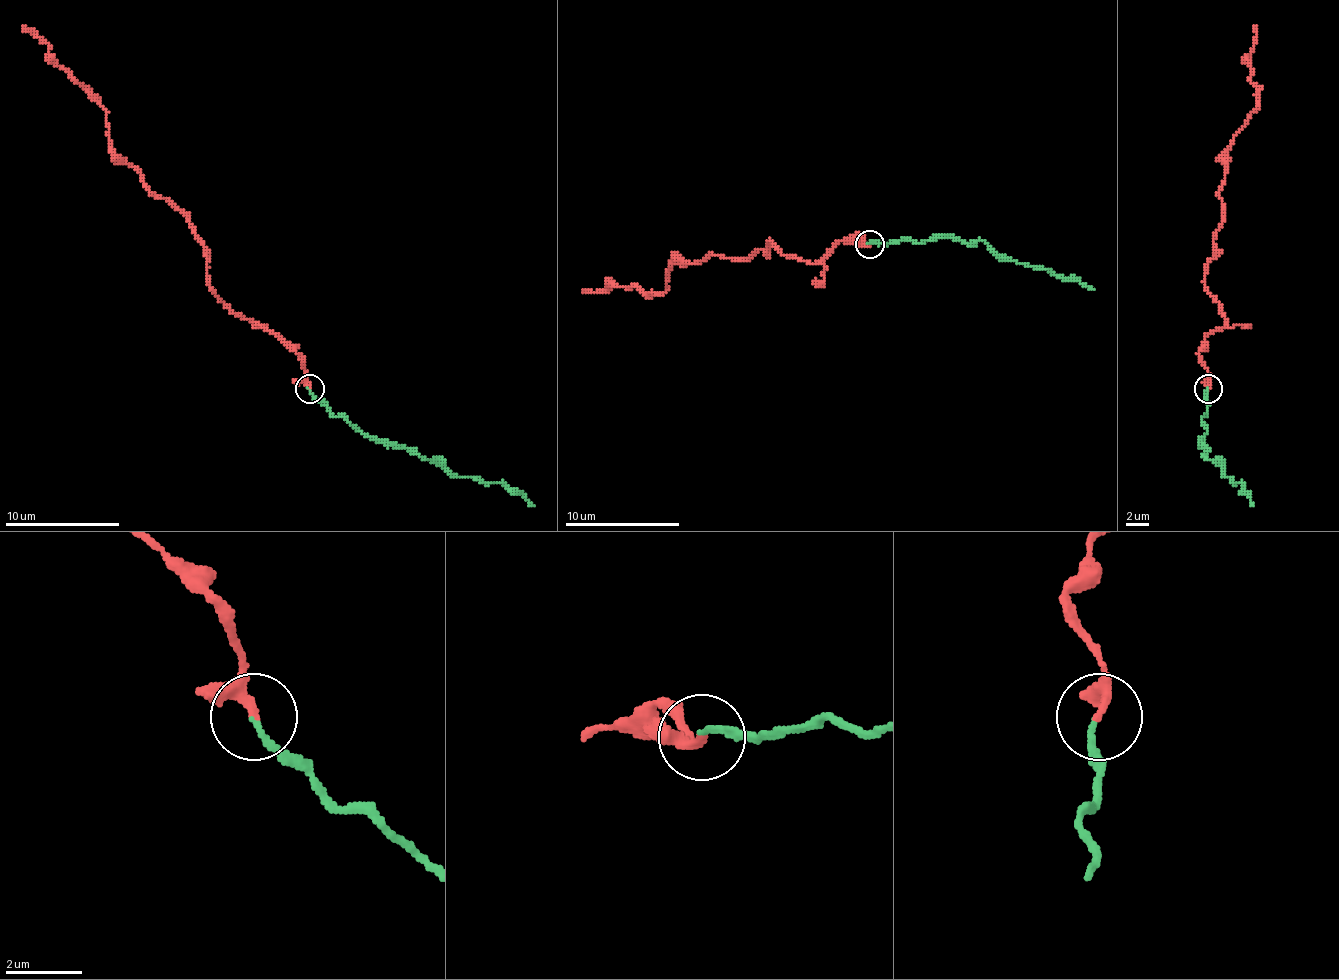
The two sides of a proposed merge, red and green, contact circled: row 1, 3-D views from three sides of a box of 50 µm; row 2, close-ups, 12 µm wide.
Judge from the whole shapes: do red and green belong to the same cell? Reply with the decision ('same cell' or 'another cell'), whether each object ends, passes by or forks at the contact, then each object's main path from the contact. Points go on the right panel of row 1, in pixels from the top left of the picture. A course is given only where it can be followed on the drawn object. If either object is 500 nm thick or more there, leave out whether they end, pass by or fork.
same cell; red passes by; green ends; course red (1207, 388), (1199, 350), (1227, 322), (1204, 284), (1222, 221), (1224, 152), (1256, 109), (1253, 25); course green (1207, 391), (1201, 419), (1204, 434), (1201, 442), (1207, 448), (1204, 457), (1242, 488), (1253, 506)

